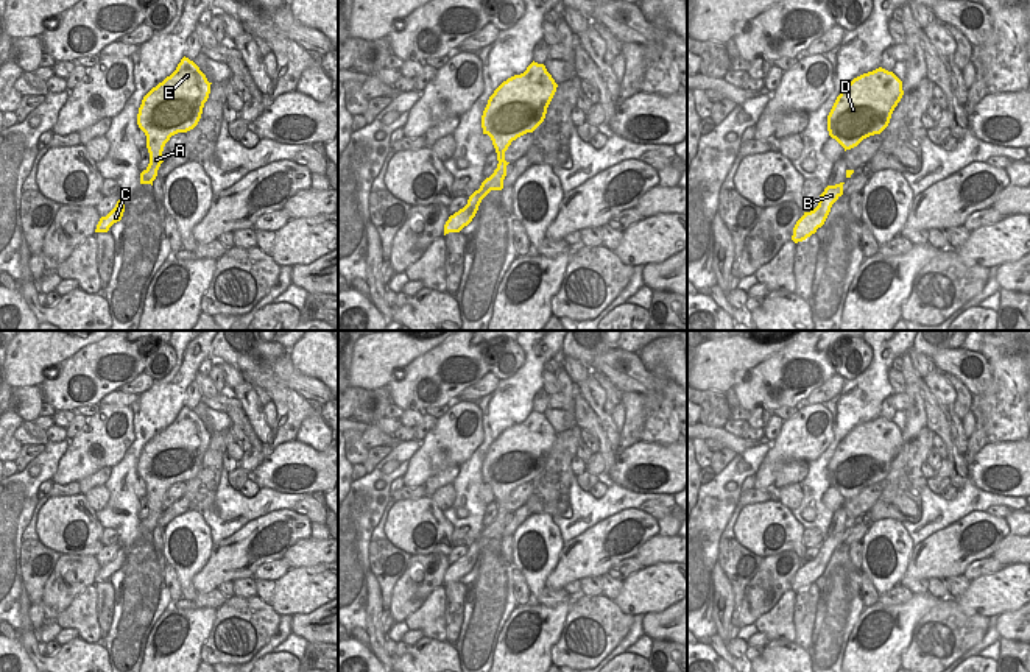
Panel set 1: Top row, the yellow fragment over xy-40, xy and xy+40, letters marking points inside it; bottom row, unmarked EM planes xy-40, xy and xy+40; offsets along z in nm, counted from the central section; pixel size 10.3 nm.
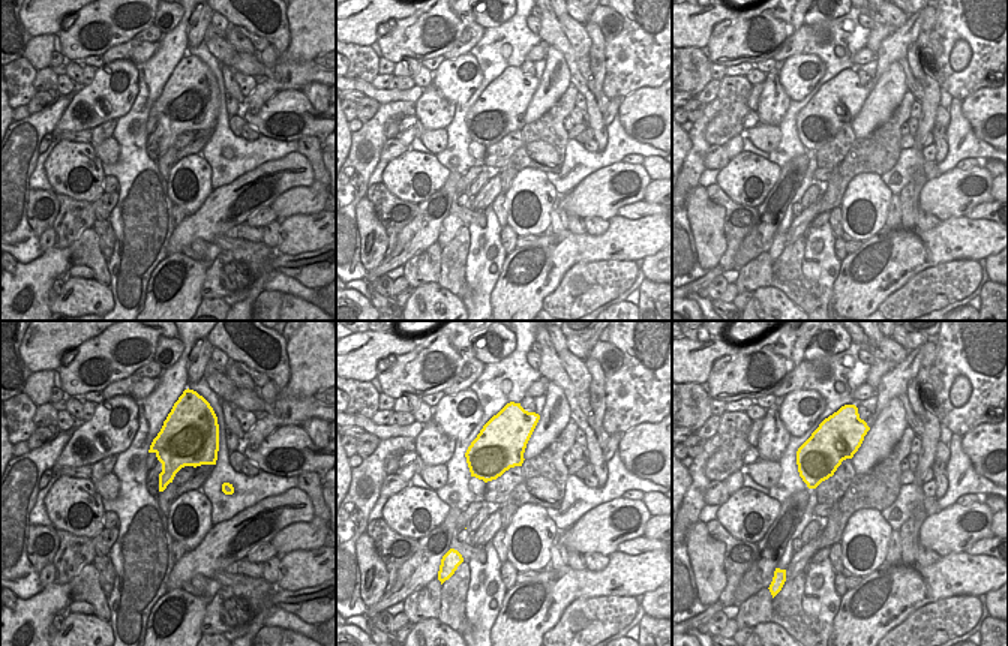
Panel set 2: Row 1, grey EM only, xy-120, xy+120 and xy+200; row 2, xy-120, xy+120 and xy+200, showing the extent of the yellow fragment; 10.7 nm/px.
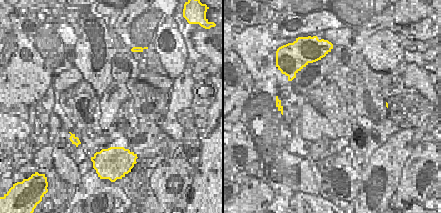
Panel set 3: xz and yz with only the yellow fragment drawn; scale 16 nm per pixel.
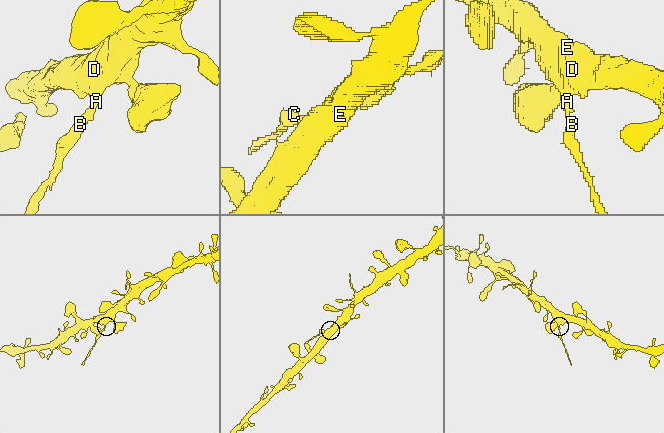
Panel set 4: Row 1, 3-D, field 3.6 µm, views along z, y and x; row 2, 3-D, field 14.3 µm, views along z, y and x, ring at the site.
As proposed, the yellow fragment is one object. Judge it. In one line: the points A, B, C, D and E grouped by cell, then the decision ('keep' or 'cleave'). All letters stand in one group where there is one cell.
A D E / B C; cleave

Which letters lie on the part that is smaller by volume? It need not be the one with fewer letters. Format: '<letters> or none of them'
B, C

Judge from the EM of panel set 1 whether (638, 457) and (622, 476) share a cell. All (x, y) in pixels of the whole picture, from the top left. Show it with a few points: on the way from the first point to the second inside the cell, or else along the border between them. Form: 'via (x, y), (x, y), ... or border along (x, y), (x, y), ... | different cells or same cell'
via (634, 462), (627, 471) | same cell

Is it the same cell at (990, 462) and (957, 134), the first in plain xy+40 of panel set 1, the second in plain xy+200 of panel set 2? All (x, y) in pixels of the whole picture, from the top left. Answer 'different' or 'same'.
different

